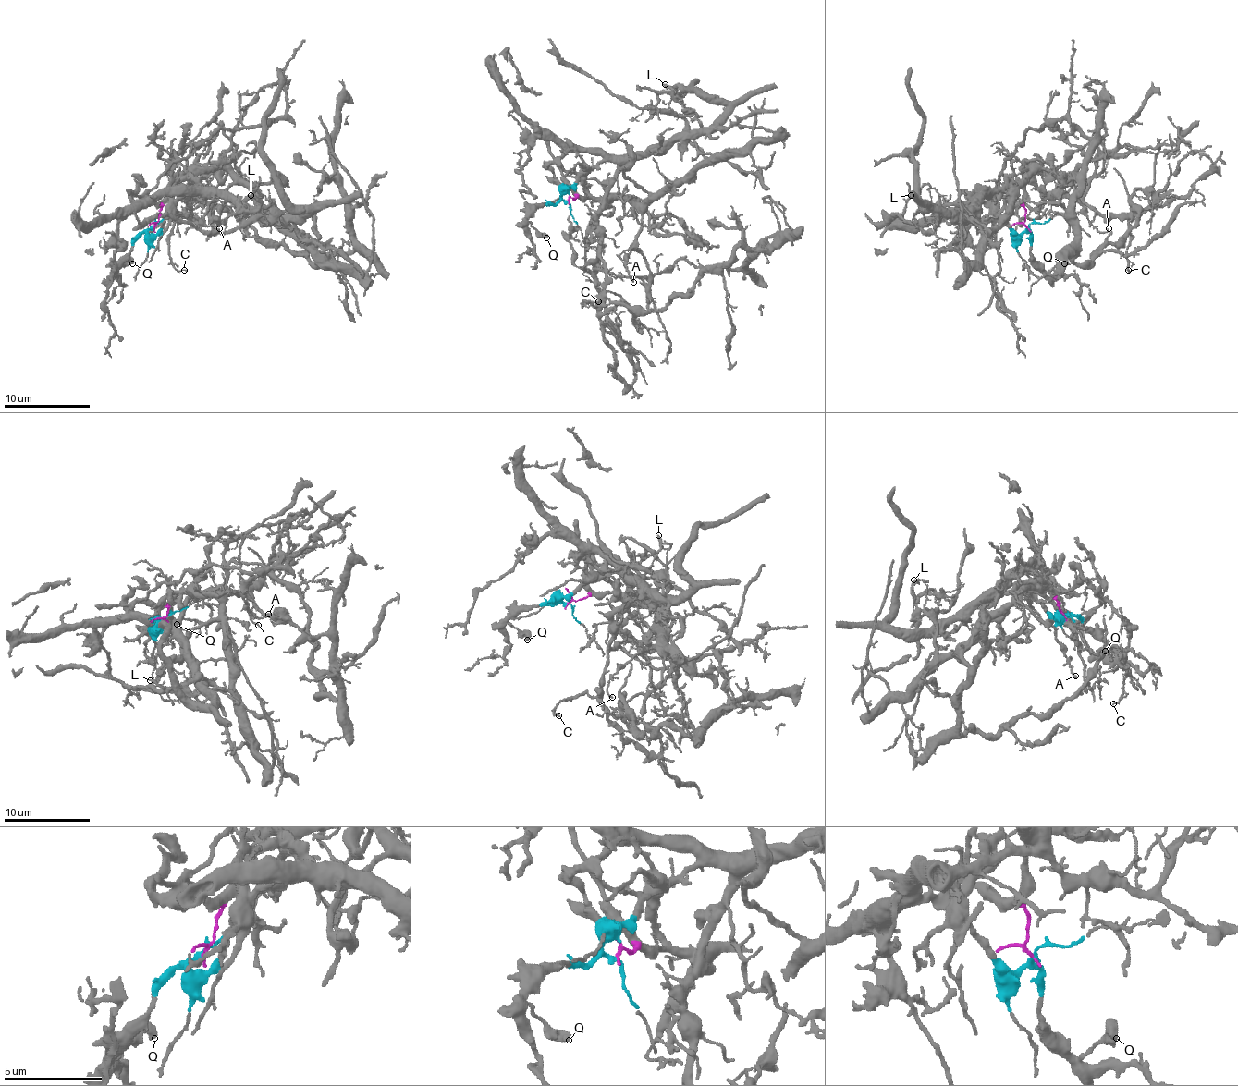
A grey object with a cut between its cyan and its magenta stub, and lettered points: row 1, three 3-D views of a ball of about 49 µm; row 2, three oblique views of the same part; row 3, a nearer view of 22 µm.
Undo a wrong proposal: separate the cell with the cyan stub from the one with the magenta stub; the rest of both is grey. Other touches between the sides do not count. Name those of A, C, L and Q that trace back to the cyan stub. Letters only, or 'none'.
C, L, Q

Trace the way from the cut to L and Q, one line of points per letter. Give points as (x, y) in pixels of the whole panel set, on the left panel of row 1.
L: (153, 227), (174, 203), (189, 195), (232, 197), (284, 223), (250, 195)
Q: (153, 227), (140, 236), (128, 255), (114, 270), (127, 262), (133, 263)

